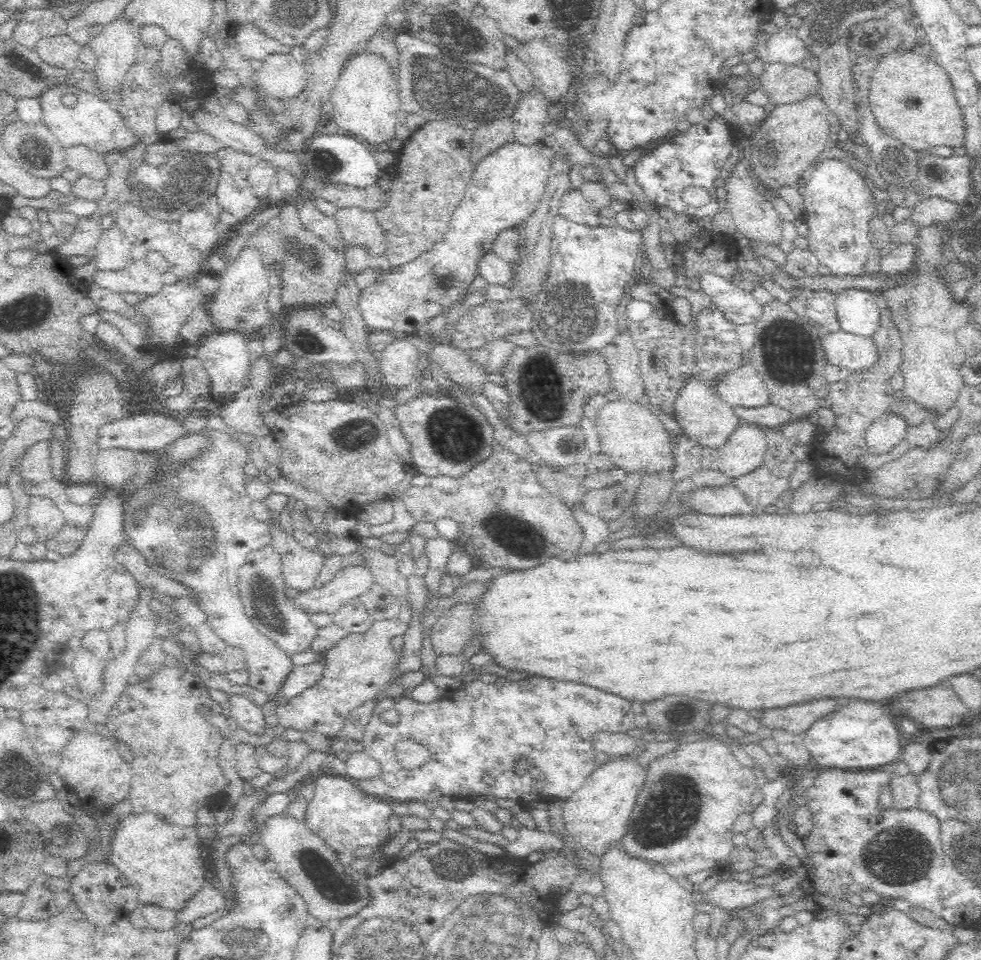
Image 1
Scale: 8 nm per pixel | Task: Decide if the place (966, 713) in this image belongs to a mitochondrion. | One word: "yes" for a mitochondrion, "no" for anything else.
no

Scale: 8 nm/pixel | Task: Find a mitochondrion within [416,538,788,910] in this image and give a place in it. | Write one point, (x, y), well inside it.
(679, 809)

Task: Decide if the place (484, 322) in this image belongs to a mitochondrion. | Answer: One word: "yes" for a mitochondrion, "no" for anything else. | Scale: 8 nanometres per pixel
no

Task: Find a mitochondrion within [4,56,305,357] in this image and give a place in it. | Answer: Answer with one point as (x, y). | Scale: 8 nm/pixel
(181, 187)

